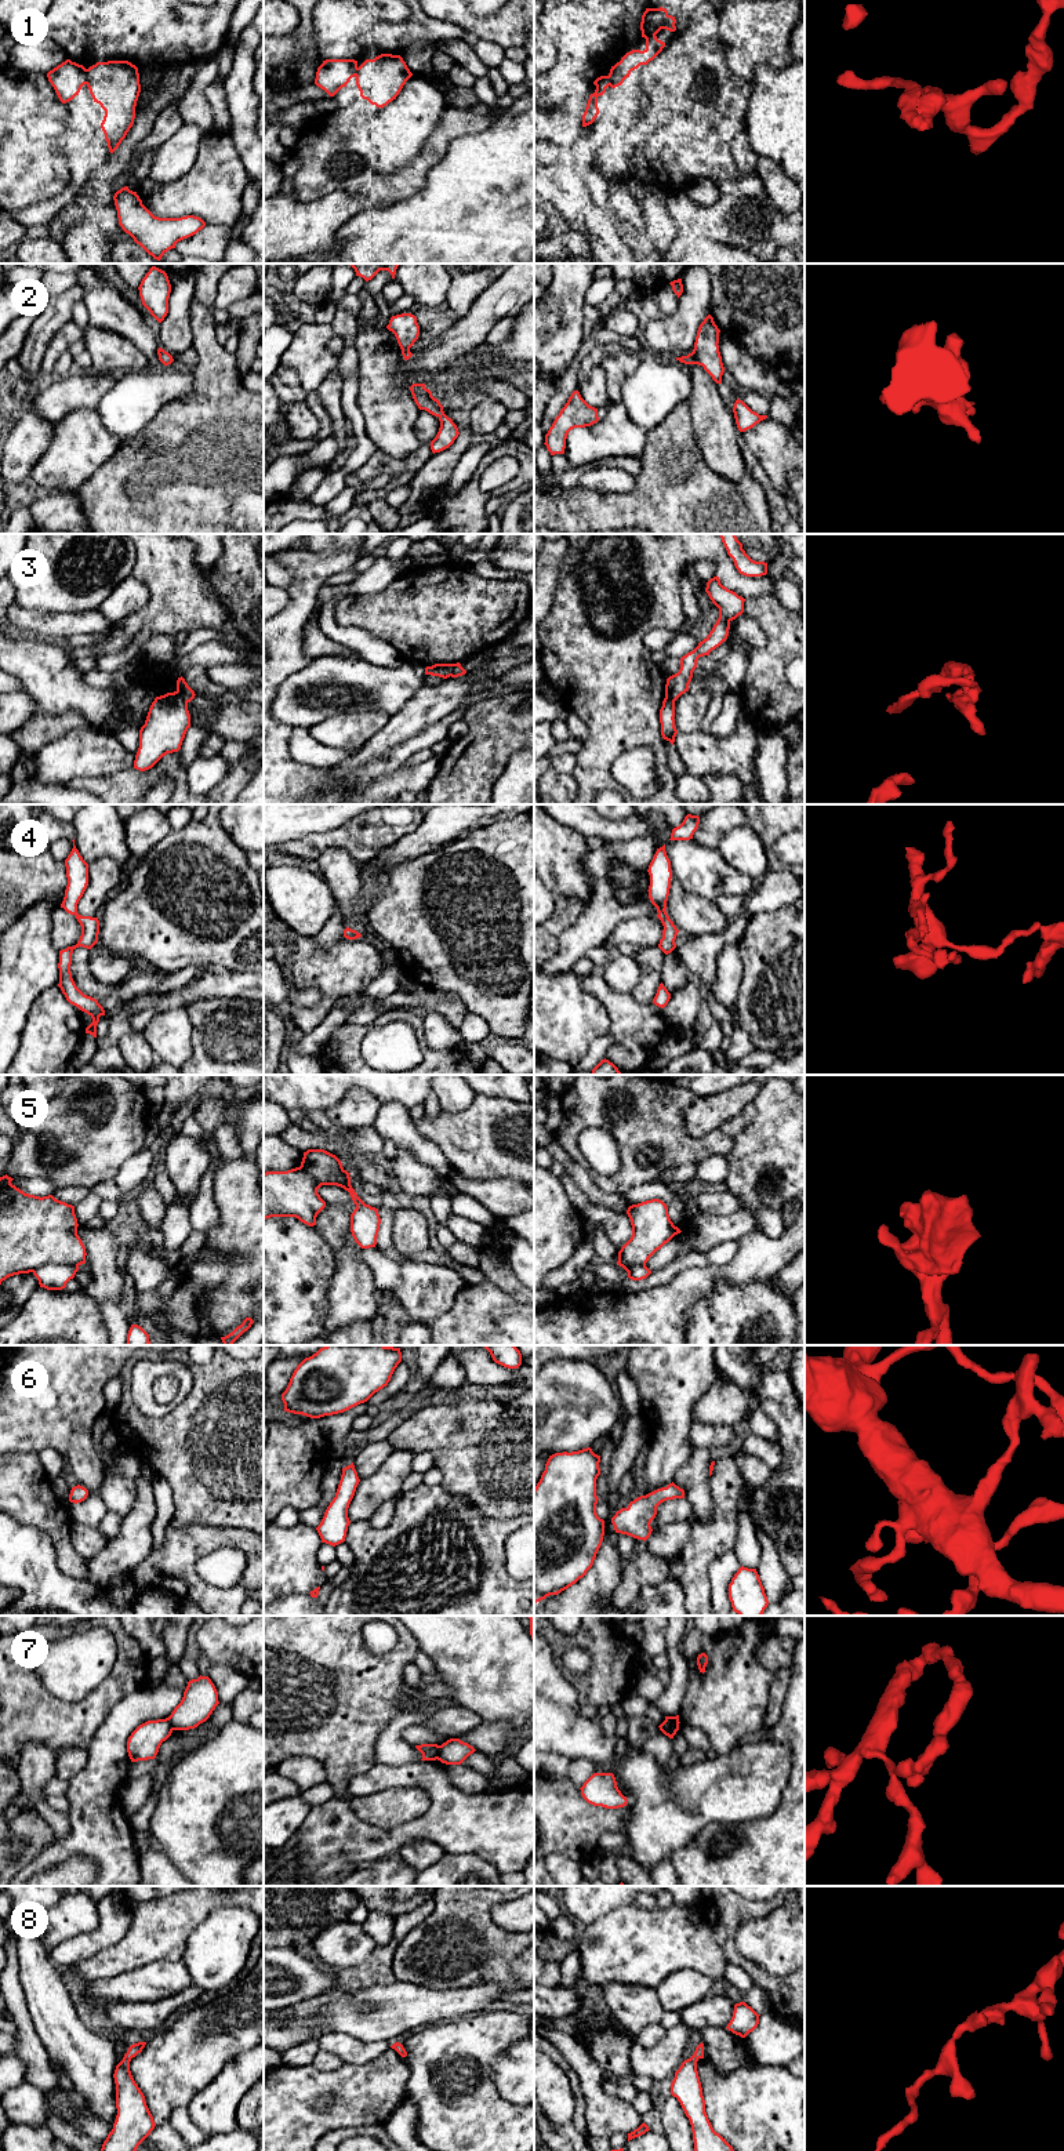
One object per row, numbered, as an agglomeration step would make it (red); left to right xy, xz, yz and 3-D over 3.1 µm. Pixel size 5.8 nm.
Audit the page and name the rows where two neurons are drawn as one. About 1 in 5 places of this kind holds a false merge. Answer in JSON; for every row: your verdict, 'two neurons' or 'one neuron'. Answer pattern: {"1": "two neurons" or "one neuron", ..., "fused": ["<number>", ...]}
{"1": "one neuron", "2": "one neuron", "3": "two neurons", "4": "one neuron", "5": "two neurons", "6": "one neuron", "7": "one neuron", "8": "one neuron", "fused": ["3", "5"]}

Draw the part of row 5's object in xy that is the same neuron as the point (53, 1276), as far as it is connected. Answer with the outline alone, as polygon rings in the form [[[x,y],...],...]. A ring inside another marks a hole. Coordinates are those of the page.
[[[47,1264],[39,1267],[33,1275],[37,1278],[40,1287],[47,1290],[62,1290],[66,1283],[75,1278],[79,1267],[66,1264]]]

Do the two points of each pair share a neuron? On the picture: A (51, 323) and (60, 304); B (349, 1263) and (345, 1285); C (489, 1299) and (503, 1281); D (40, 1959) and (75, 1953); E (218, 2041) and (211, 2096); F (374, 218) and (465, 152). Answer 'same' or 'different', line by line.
A: same
B: same
C: different
D: different
E: different
F: same

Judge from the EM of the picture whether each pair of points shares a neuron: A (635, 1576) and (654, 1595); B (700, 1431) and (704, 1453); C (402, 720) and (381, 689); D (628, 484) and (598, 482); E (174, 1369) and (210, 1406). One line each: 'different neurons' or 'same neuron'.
A: different neurons
B: different neurons
C: different neurons
D: same neuron
E: different neurons

